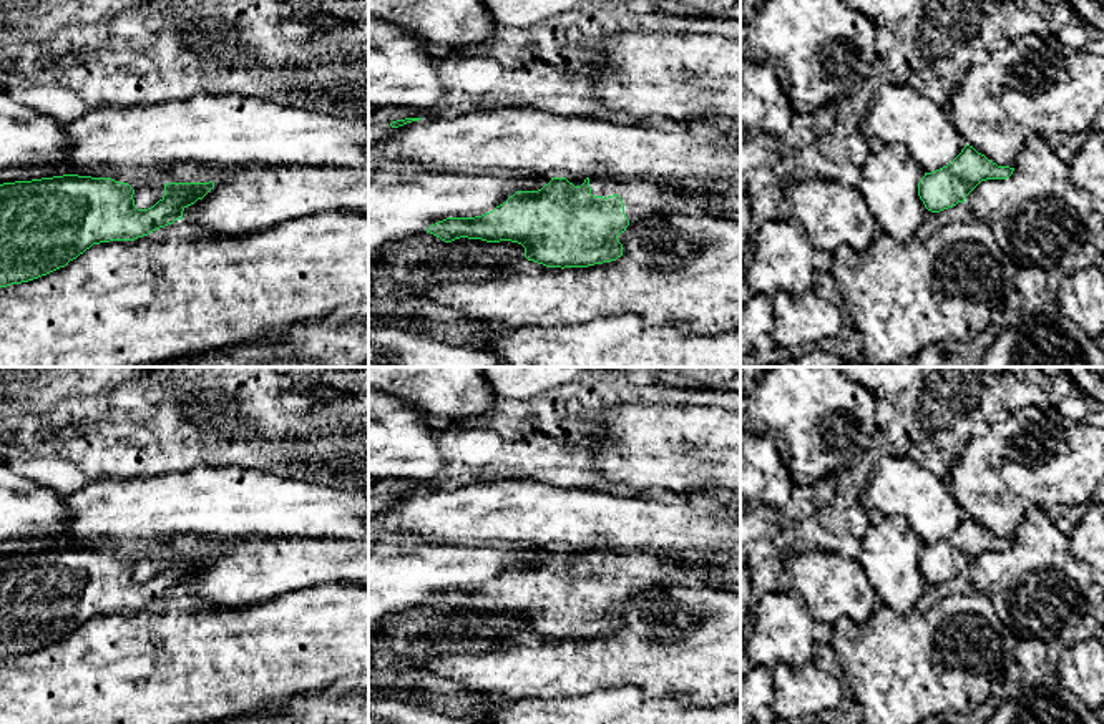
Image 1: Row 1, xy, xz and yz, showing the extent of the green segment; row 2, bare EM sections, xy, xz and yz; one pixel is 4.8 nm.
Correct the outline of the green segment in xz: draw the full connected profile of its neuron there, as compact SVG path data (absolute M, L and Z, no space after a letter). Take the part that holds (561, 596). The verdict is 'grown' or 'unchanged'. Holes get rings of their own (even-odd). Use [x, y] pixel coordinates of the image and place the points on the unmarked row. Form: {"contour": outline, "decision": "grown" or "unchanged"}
{"contour": "M551 550L538 563L516 563L493 583L475 589L447 589L432 596L427 604L452 614L460 609L481 611L486 614L511 613L525 619L525 629L546 639L588 639L611 634L623 628L623 616L618 608L639 596L662 593L662 588L684 575L696 575L701 566L684 561L662 560L652 553L619 553L603 550L586 550L581 558L574 558L566 550Z", "decision": "grown"}

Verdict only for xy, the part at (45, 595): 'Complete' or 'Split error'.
Complete

